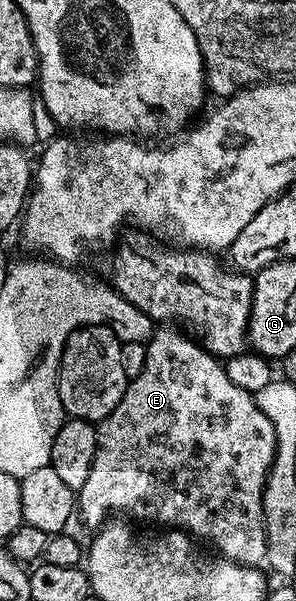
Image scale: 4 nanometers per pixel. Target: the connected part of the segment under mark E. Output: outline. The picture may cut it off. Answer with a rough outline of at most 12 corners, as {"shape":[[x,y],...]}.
{"shape":[[162,326],[77,489],[266,560],[274,424]]}

